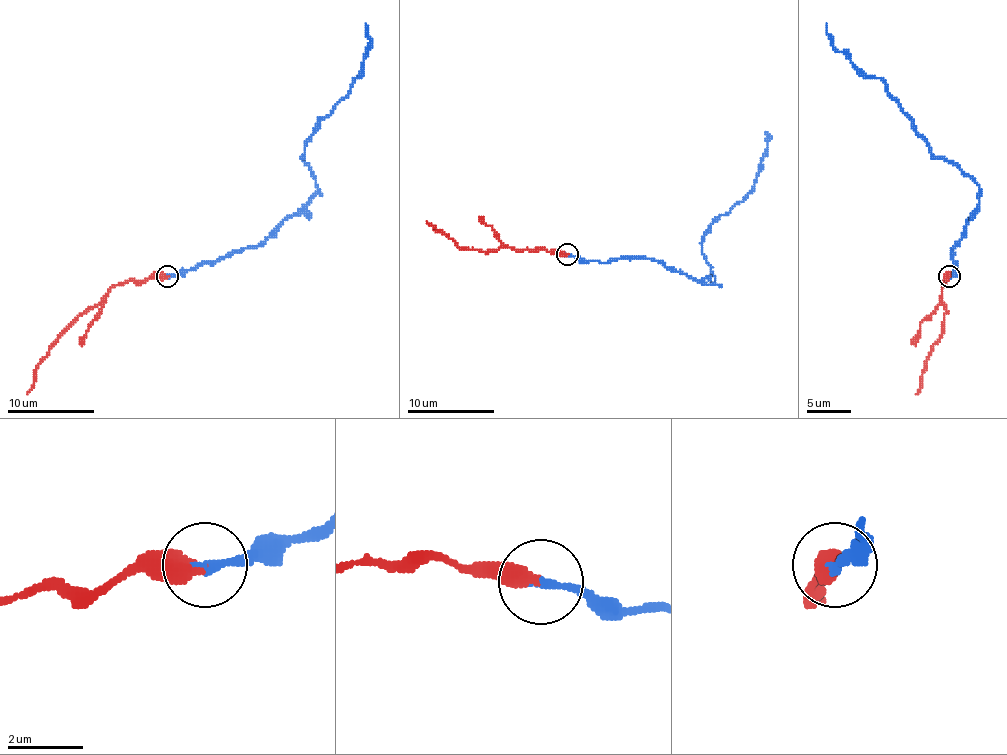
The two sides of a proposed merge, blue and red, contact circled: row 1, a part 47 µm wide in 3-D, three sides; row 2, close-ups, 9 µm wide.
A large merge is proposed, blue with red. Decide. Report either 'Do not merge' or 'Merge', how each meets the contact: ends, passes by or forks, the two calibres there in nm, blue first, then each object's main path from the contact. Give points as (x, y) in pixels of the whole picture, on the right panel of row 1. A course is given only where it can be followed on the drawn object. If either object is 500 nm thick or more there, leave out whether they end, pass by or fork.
Do not merge. At the ring blue ends. At the ring red ends. Thickness 240 nm (blue) against 440 nm. Course of blue: (948, 276), (979, 189), (933, 154), (881, 80), (868, 78), (833, 45), (826, 23). Course of red: (948, 276), (944, 283), (942, 302), (946, 307), (942, 337), (924, 366), (922, 387), (916, 394)

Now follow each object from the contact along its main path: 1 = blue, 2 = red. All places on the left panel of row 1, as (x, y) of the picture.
1: (167, 276), (254, 248), (296, 213), (317, 189), (302, 154), (304, 141), (350, 91), (370, 45), (365, 23)
2: (167, 276), (119, 283), (99, 302), (88, 307), (38, 366), (34, 387), (27, 394)

